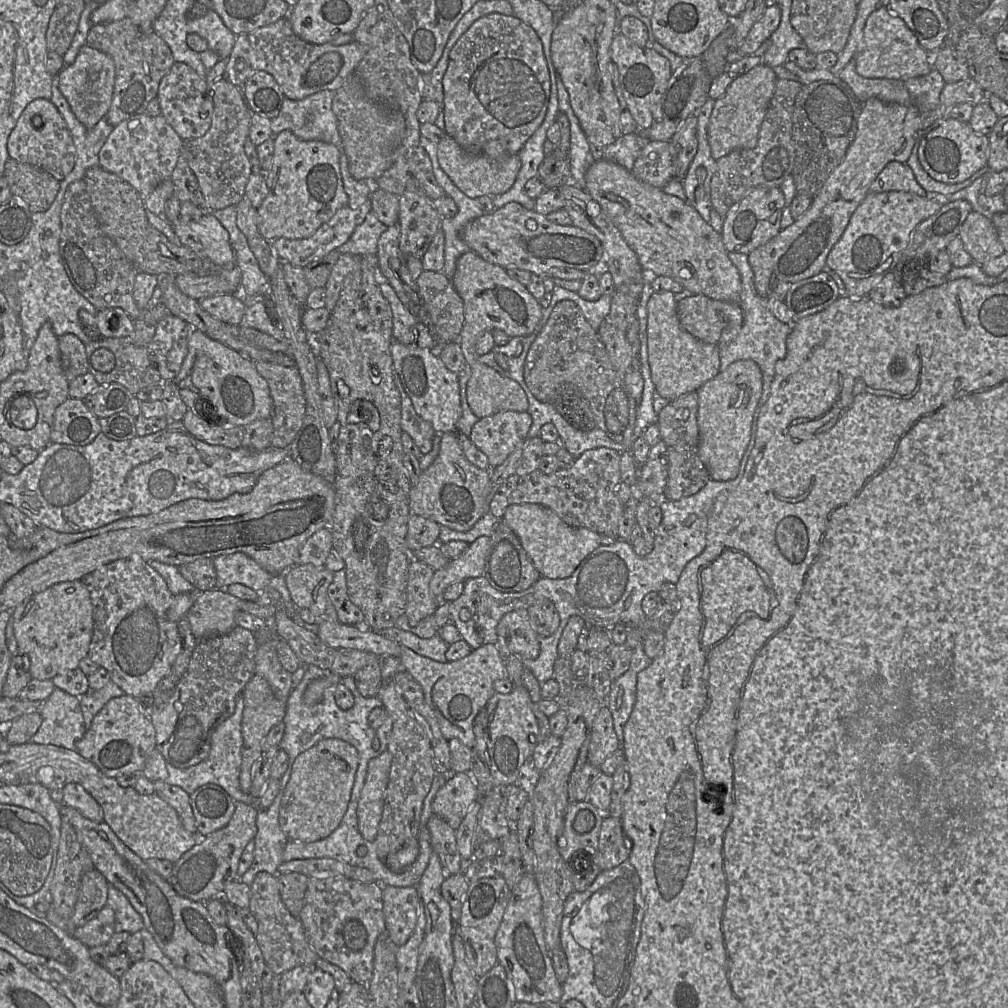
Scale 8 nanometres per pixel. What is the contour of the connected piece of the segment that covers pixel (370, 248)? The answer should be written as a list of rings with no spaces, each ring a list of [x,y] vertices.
[[[370,211],[364,221],[355,228],[348,241],[334,250],[356,256],[377,255],[378,240],[386,228]]]

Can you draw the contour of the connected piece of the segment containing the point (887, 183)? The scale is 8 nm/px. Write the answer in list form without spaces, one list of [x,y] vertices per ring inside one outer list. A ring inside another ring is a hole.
[[[889,162],[870,185],[870,192],[903,191],[926,197],[927,192],[918,184],[907,163]]]

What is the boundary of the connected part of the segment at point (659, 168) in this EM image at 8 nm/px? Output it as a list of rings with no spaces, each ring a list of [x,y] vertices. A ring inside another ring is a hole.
[[[650,141],[643,146],[631,170],[644,183],[663,188],[676,178],[675,167],[669,151],[670,141]]]

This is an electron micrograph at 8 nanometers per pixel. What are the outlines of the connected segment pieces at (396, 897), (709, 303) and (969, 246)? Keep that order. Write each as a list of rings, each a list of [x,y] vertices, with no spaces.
[[[383,886],[386,931],[397,947],[404,945],[416,928],[420,899],[415,886]]]
[[[694,294],[677,302],[677,314],[682,327],[701,342],[717,345],[726,321],[714,307],[714,299]]]
[[[973,210],[961,225],[958,237],[973,262],[979,265],[1005,252],[991,220]]]

